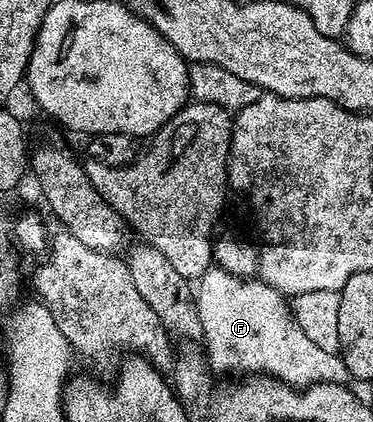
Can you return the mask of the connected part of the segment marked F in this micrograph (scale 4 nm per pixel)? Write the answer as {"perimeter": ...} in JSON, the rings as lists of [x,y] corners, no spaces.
{"perimeter":[[[212,267],[196,282],[198,294],[192,305],[199,315],[201,340],[234,369],[261,371],[283,383],[317,383],[347,376],[341,356],[320,351],[296,323],[287,298],[257,279],[232,275]]]}

